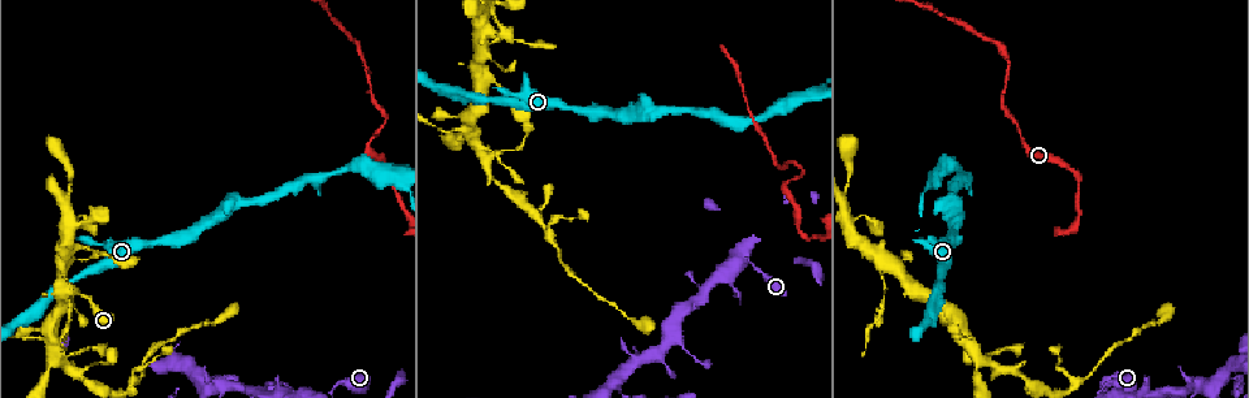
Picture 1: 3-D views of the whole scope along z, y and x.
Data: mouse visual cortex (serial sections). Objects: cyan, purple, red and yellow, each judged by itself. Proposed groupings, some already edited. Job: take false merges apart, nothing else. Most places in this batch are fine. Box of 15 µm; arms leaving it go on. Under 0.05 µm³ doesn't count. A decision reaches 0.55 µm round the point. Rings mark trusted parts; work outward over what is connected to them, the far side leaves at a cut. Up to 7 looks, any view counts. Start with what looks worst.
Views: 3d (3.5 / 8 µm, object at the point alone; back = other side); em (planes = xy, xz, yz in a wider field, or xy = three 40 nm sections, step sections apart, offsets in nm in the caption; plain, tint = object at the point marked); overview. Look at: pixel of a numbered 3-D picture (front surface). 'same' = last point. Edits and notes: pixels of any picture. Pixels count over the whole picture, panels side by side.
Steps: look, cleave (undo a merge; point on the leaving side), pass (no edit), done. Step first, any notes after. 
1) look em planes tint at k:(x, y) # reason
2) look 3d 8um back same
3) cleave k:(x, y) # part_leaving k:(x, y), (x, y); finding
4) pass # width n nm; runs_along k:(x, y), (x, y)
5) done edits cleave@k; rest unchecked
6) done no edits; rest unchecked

look 3d 8um at 1:(478, 55) # sharp bend

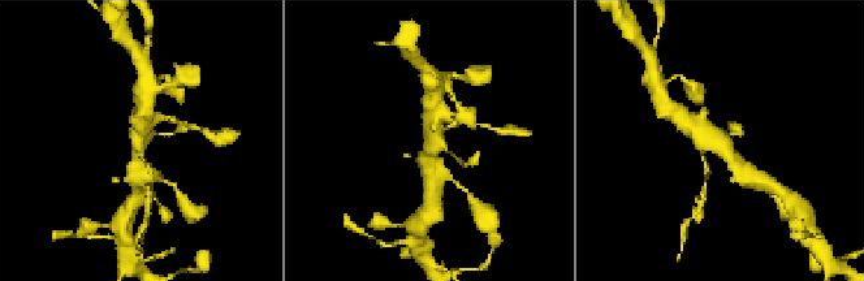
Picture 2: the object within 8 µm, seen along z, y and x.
look 3d 3.5um at 2:(433, 145)

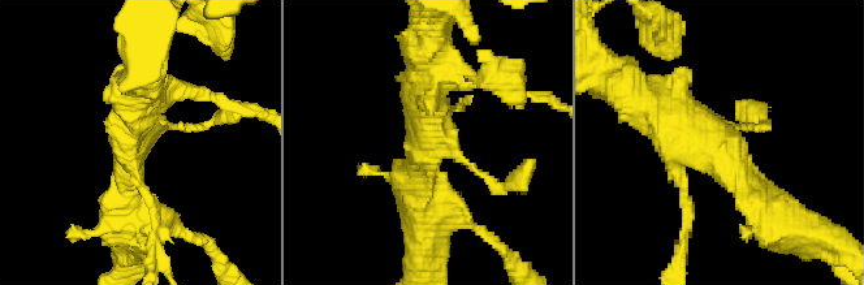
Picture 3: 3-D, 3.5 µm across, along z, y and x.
look em xy step 5 tint at 3:(714, 155) # now the EM

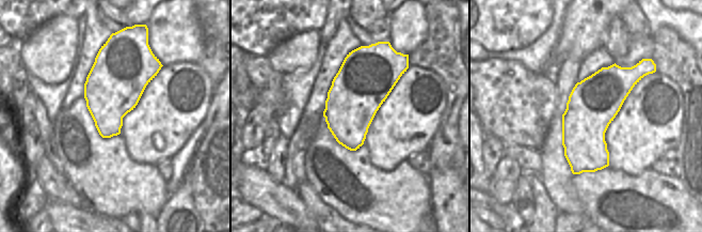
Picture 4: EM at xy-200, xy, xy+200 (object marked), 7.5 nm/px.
pass # runs_along 3:(773, 221), (709, 145), (647, 106); all the same cell

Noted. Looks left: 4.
look 3d 3.5um at 1:(1019, 376)

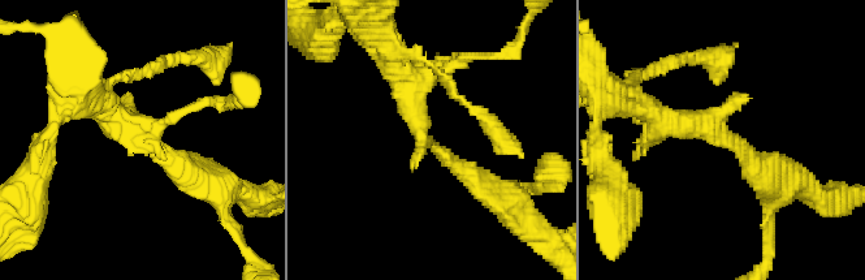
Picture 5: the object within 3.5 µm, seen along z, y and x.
look em xy step 2 tint at 5:(432, 142)

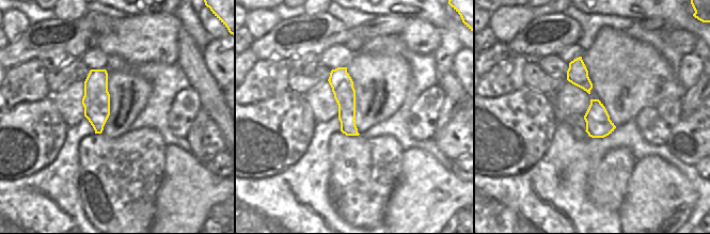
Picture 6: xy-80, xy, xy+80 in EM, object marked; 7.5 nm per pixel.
look em planes tint same

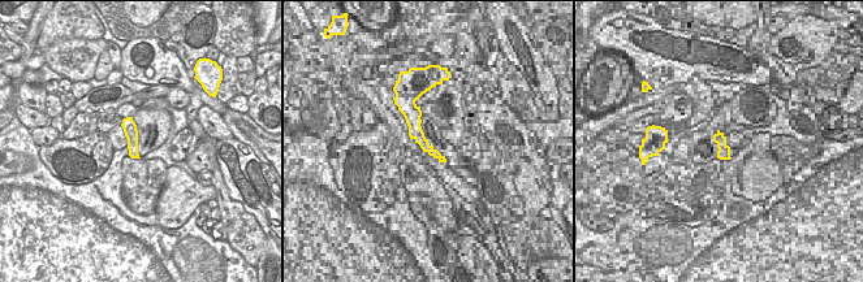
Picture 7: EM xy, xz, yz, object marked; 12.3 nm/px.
cleave 5:(470, 167) # part_leaving 5:(435, 147), (526, 220); a second cell is stuck on

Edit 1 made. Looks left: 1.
done edits cleave@5; rest unchecked

